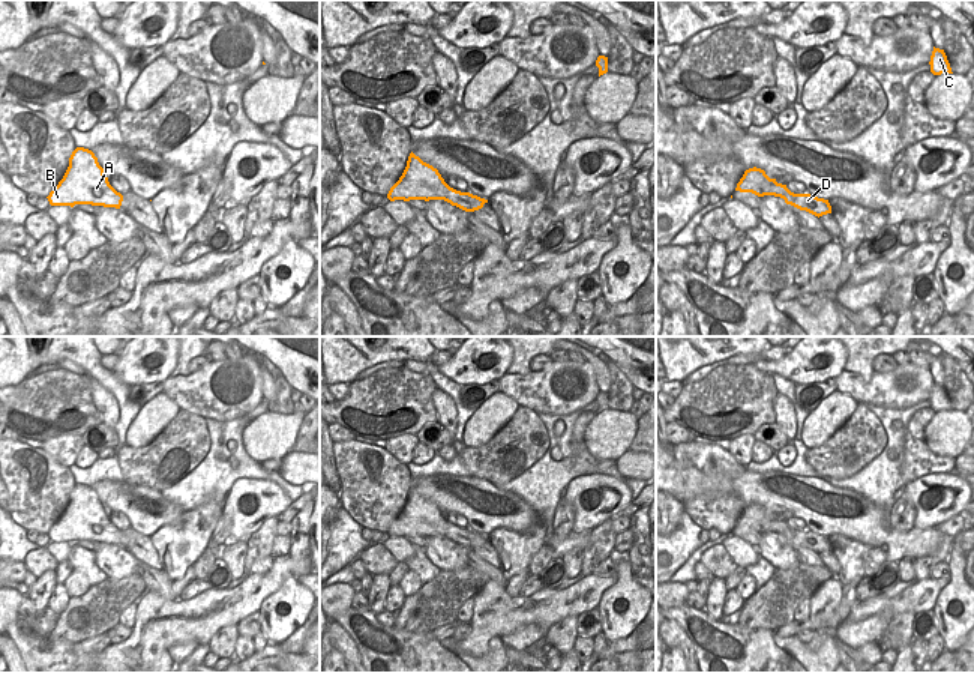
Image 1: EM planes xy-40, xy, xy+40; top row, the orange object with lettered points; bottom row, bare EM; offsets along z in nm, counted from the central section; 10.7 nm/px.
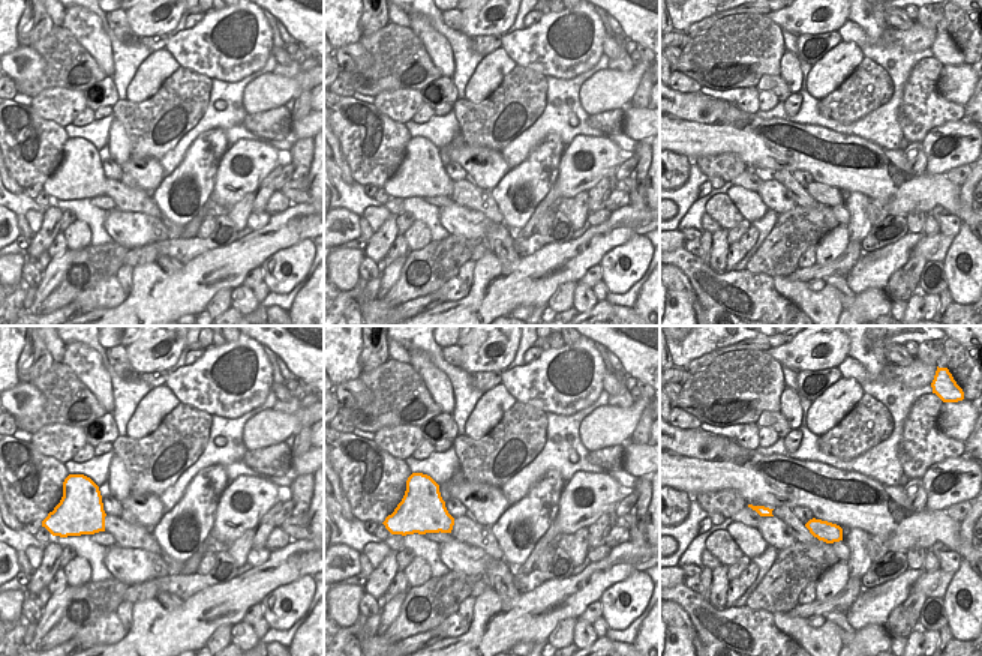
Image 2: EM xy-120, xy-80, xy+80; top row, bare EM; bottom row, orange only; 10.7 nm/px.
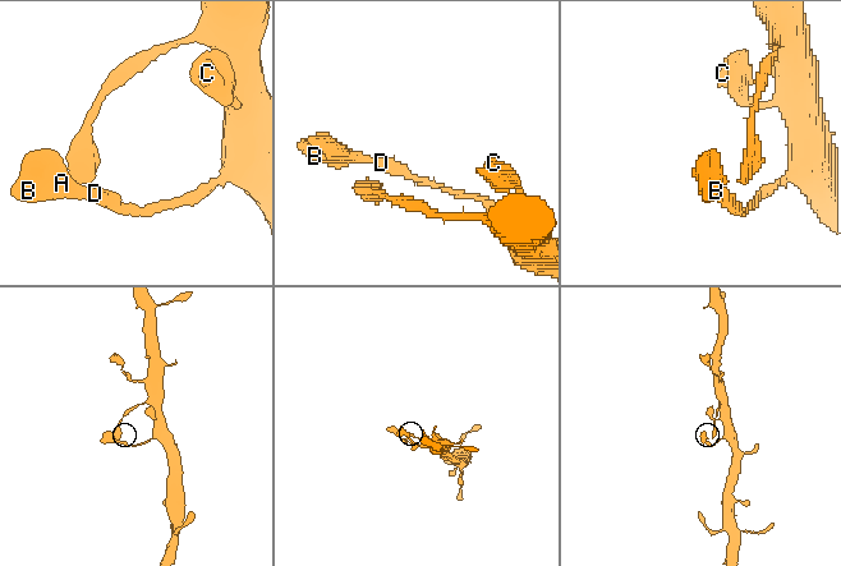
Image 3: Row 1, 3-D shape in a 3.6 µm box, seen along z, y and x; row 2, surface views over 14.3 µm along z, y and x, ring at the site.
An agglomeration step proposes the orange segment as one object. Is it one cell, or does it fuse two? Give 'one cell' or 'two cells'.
one cell

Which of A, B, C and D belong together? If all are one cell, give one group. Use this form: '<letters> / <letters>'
A B C D

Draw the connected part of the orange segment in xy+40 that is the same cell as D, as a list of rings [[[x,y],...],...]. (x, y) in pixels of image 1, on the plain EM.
[[[749,505],[737,520],[735,527],[752,529],[758,533],[774,532],[785,536],[800,547],[806,547],[815,553],[831,550],[828,536],[813,533],[810,530],[794,530],[786,521],[777,520],[776,515],[770,515],[761,505]]]

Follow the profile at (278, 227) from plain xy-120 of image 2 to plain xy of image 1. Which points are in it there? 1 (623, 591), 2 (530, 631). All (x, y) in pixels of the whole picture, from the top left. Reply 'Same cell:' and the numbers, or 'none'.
Same cell: none

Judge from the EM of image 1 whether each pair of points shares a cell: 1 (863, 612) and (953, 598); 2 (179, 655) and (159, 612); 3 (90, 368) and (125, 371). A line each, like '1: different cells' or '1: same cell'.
1: different cells
2: different cells
3: different cells

